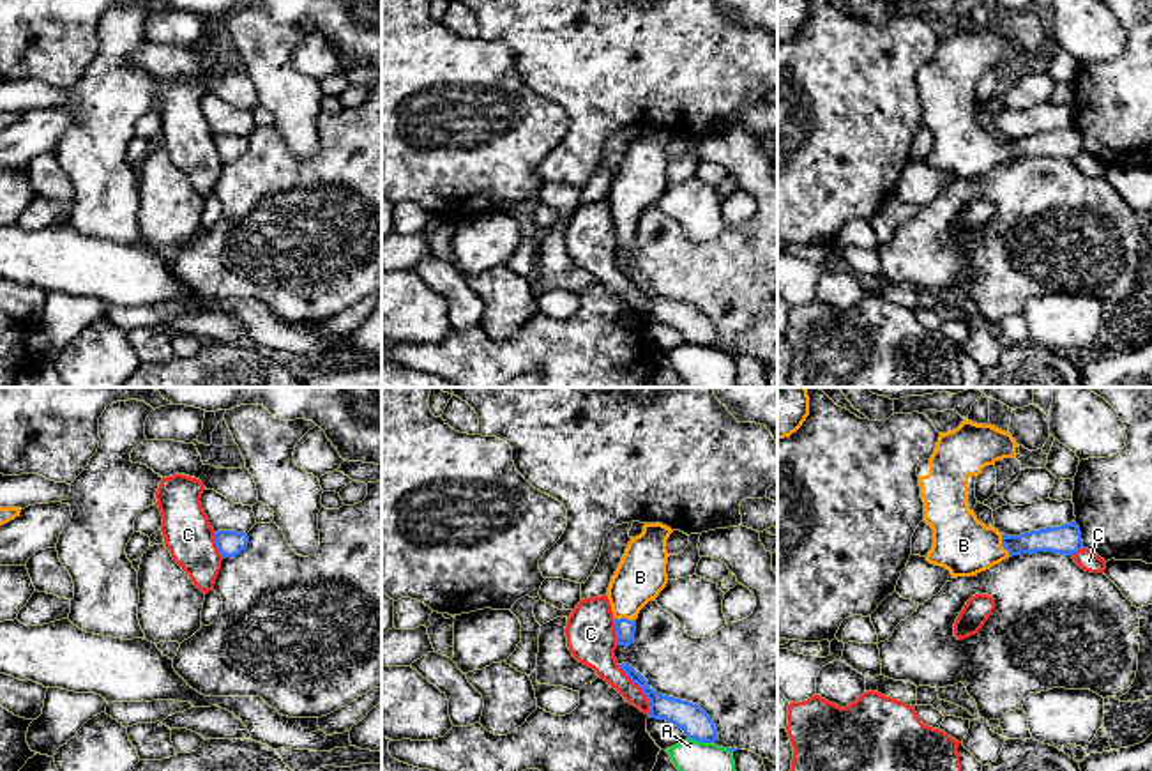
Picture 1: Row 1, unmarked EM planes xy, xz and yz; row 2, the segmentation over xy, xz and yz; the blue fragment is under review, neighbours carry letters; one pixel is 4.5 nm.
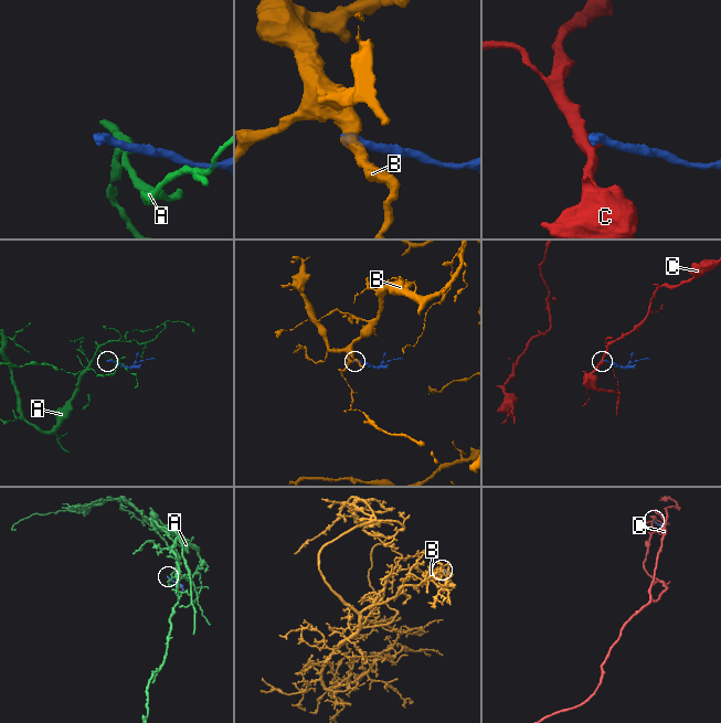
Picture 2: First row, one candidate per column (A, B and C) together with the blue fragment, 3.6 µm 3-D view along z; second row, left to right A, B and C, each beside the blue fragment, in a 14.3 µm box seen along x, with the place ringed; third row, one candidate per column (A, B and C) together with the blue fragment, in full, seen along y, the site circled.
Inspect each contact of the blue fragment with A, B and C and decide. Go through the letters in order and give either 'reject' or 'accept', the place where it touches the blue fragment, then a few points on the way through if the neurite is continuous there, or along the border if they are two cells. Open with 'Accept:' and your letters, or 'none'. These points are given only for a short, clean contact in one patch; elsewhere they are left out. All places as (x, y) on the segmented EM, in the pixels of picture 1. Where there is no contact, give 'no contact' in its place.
Accept: B
A: reject | xz (700, 741) | along xz (688, 736), (712, 743)
B: accept | xz (624, 618) | across xz (624, 628), (624, 618), (628, 593), (640, 577)
C: reject | xz (642, 688)

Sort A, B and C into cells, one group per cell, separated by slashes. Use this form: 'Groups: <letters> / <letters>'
Groups: A / B / C

